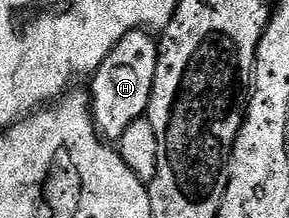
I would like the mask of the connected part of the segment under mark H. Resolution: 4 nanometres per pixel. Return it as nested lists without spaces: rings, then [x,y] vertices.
[[[146,30],[130,31],[117,41],[111,52],[94,68],[89,94],[95,126],[107,141],[118,141],[129,125],[147,114],[147,106],[153,93],[153,77],[157,73],[159,44],[154,34]]]

